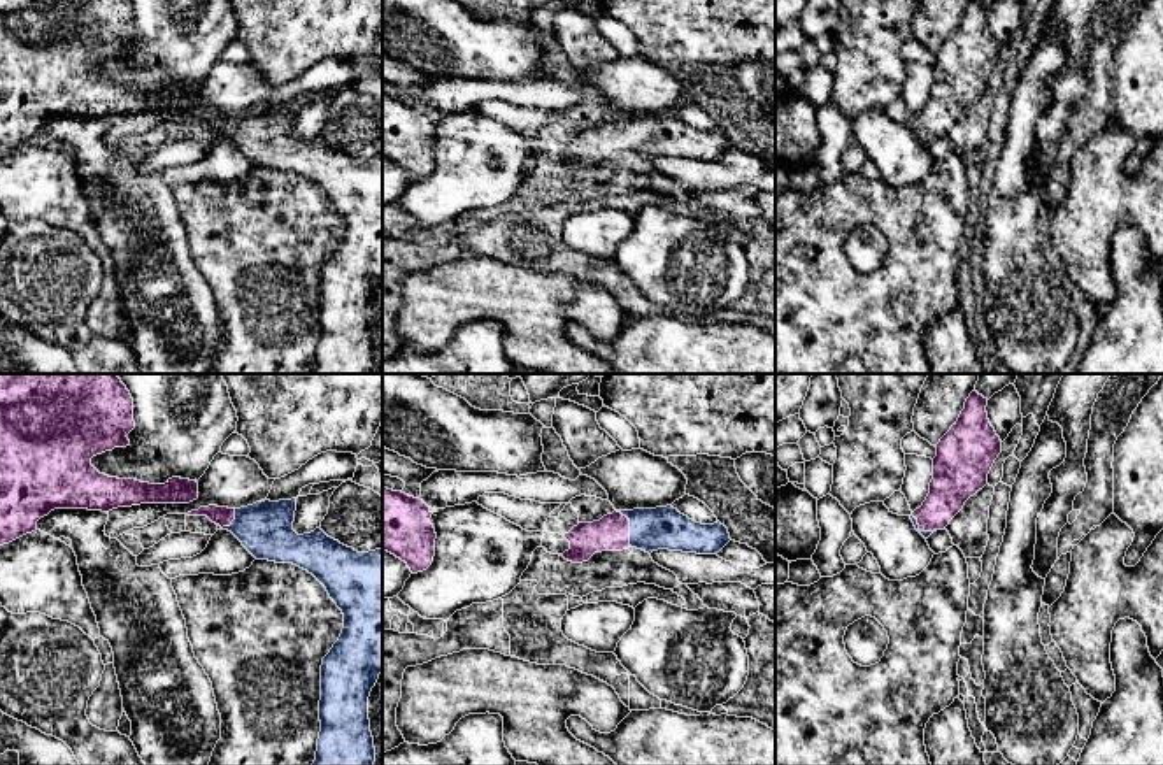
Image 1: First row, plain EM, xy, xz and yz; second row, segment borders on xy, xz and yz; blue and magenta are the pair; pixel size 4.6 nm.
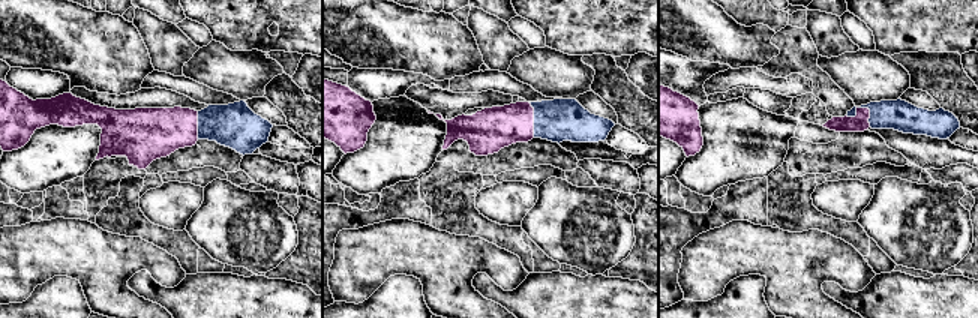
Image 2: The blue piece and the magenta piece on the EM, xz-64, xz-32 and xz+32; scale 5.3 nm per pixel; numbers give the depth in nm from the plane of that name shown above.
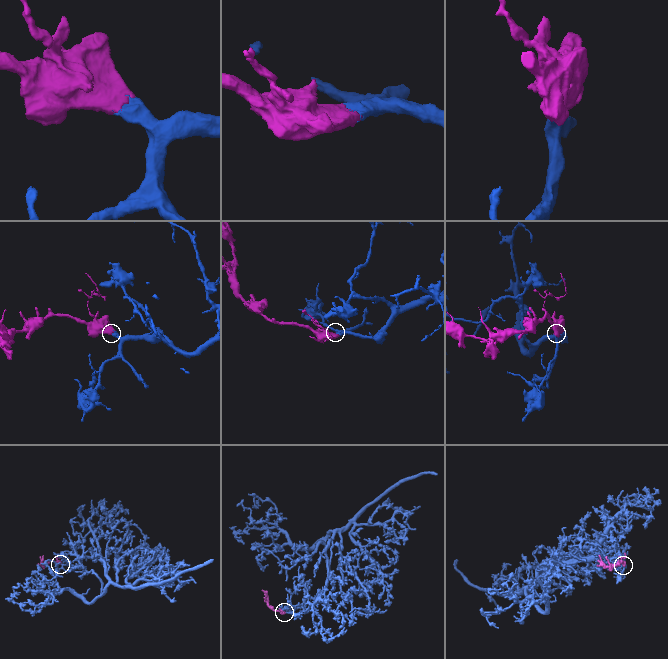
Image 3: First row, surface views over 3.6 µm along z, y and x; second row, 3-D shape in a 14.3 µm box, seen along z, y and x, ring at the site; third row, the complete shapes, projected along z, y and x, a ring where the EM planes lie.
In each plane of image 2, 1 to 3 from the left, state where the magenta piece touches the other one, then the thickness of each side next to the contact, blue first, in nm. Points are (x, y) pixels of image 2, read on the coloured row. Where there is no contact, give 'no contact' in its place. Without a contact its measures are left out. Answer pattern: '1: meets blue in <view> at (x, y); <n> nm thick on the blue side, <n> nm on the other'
1: meets blue in xz-64 at (198, 125); 240 nm thick on the blue side, 280 nm on the other
2: meets blue in xz-32 at (534, 120); 220 nm thick on the blue side, 240 nm on the other
3: meets blue in xz+32 at (864, 107); 160 nm thick on the blue side, 90 nm on the other

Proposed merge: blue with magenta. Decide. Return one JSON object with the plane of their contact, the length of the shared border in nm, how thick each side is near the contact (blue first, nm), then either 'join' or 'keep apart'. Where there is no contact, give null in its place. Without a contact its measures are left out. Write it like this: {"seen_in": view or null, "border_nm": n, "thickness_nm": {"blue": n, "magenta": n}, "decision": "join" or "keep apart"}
{"seen_in": "xz", "border_nm": 170, "thickness_nm": {"blue": 190, "magenta": 160}, "decision": "join"}

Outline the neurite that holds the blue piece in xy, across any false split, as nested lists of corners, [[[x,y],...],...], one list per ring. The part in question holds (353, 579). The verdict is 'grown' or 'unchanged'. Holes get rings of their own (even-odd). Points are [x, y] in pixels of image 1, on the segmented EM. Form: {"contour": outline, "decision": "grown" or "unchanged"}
{"contour": [[[291,498],[256,502],[240,509],[209,505],[186,516],[207,516],[218,530],[232,532],[256,560],[293,563],[326,588],[344,614],[344,628],[321,665],[321,732],[312,765],[374,765],[368,697],[382,672],[382,549],[358,553],[321,528],[298,535],[293,530],[295,511],[296,498]]], "decision": "grown"}

